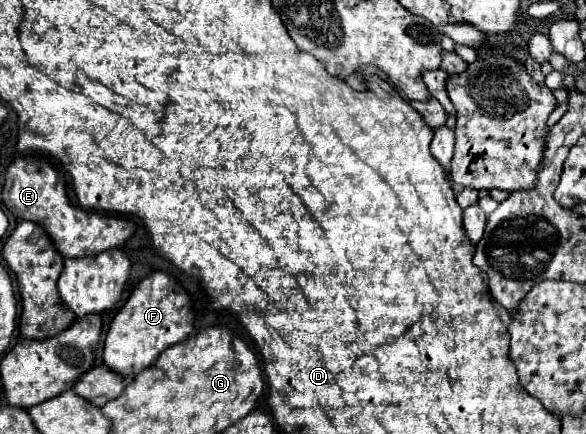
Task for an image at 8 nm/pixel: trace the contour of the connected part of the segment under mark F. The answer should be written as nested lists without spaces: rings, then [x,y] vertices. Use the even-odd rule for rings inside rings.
[[[153,272],[141,280],[131,292],[129,300],[111,320],[103,360],[111,370],[133,378],[147,366],[155,364],[155,358],[169,346],[183,342],[193,330],[193,310],[189,294],[165,272]]]

